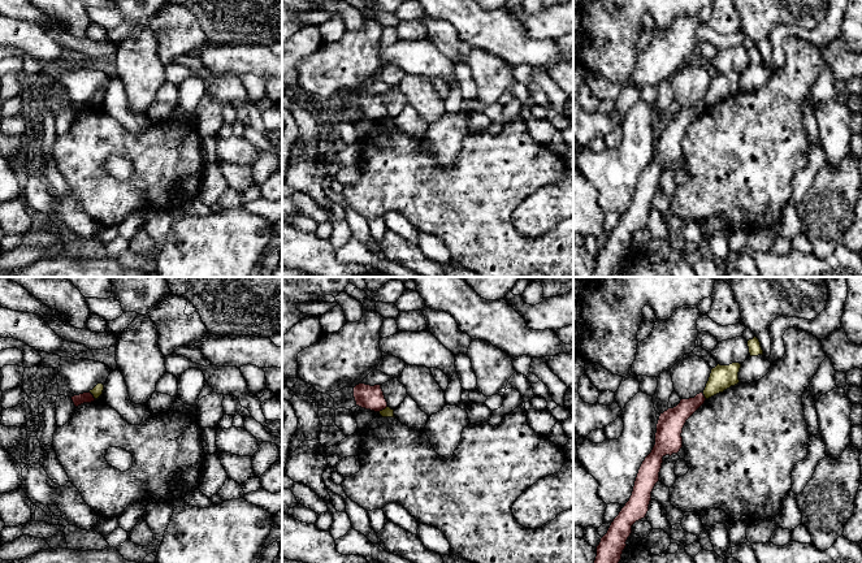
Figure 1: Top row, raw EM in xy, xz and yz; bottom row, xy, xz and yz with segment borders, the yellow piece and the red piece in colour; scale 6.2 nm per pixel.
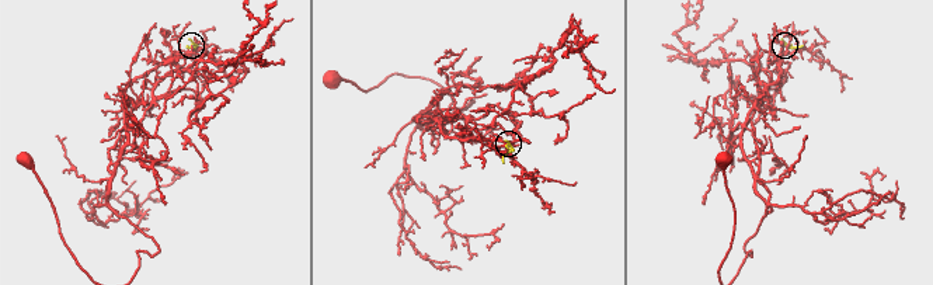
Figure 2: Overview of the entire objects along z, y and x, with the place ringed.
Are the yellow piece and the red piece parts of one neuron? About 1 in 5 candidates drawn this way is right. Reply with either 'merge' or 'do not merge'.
do not merge

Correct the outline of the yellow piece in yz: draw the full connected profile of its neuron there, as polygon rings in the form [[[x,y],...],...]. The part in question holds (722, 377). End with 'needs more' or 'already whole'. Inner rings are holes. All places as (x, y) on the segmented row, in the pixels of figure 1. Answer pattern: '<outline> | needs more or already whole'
[[[732,363],[729,365],[718,364],[715,368],[712,368],[706,387],[703,390],[705,398],[709,399],[719,393],[723,393],[731,386],[737,385],[740,382],[740,368],[740,363]]] | already whole

